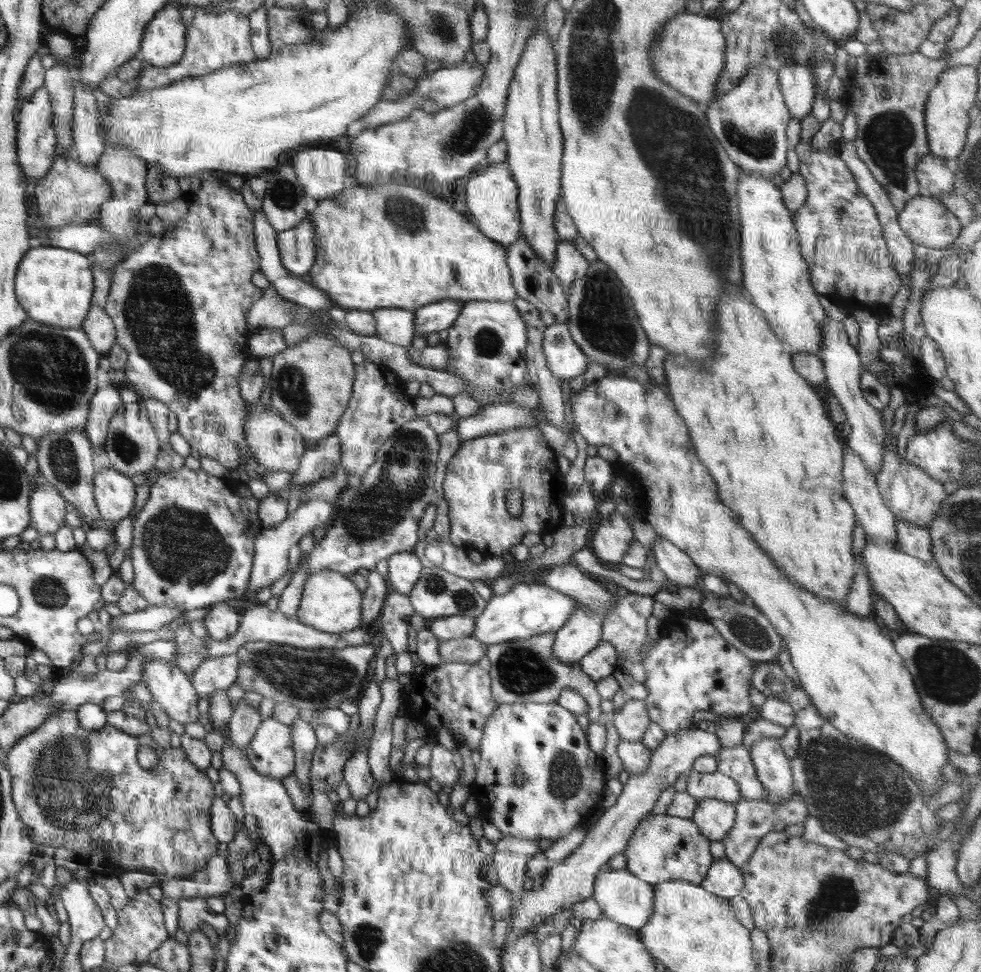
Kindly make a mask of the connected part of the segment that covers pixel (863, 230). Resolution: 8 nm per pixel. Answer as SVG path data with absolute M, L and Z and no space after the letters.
M800 141L795 146L796 154L800 160L799 173L805 178L807 186L807 197L804 204L797 208L793 213L795 231L799 237L799 245L801 248L802 256L808 263L809 272L811 276L812 286L818 294L826 295L838 306L854 306L854 310L870 310L875 317L882 318L889 314L888 308L890 306L893 296L898 292L901 285L899 274L893 268L893 258L890 251L887 250L886 242L883 238L883 228L877 219L877 214L873 204L863 195L859 189L859 184L856 184L855 176L852 174L847 164L844 164L842 156L839 155L839 147L829 146L828 148L814 149L811 147L810 141Z

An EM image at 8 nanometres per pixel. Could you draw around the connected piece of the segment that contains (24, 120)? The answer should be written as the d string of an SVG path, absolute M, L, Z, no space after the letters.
M42 86L32 96L30 102L23 104L20 110L19 121L19 163L24 174L30 180L40 180L52 168L58 158L58 134L55 132L54 102L48 90Z

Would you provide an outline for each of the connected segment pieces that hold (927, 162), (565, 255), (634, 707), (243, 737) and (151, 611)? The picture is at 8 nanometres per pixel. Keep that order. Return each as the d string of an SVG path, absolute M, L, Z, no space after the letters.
M932 154L924 156L916 165L916 176L921 186L920 194L930 197L936 194L948 194L953 192L955 172L946 166L944 158L935 157Z
M560 241L555 252L555 263L551 270L563 284L567 295L575 280L582 278L588 270L589 260L582 256L573 241Z
M628 699L622 708L614 710L612 721L618 730L620 741L640 741L650 722L644 701L636 699Z
M241 700L233 710L227 730L229 738L226 739L244 751L250 740L254 738L262 720L258 708Z
M148 605L143 610L132 613L122 613L120 616L112 617L109 629L121 628L129 632L144 632L145 630L164 629L175 618L185 616L186 611L170 607L157 607Z

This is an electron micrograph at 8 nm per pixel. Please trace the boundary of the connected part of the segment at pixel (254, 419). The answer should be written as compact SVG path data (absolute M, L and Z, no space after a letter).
M260 399L246 401L247 419L245 420L244 441L248 442L248 449L256 464L272 471L283 471L294 474L299 468L301 457L306 452L303 438L294 427L284 420L276 409L267 407Z

